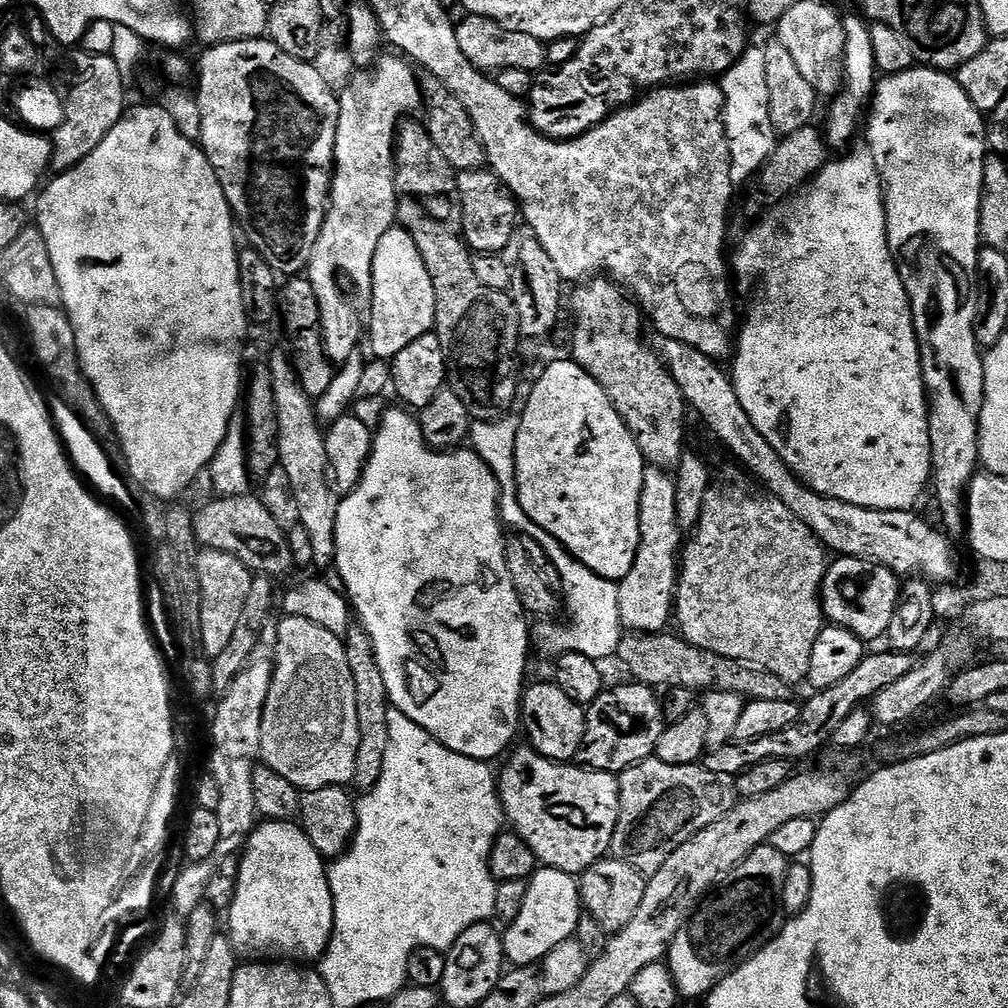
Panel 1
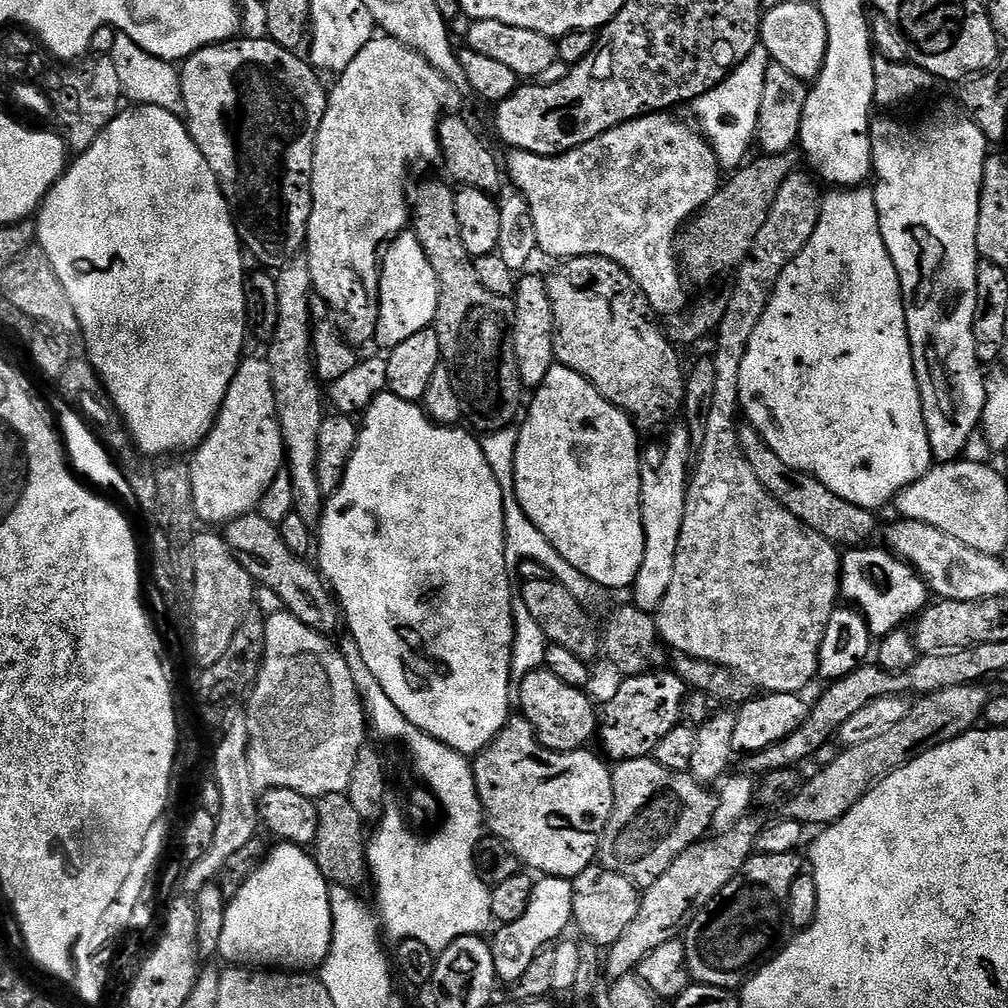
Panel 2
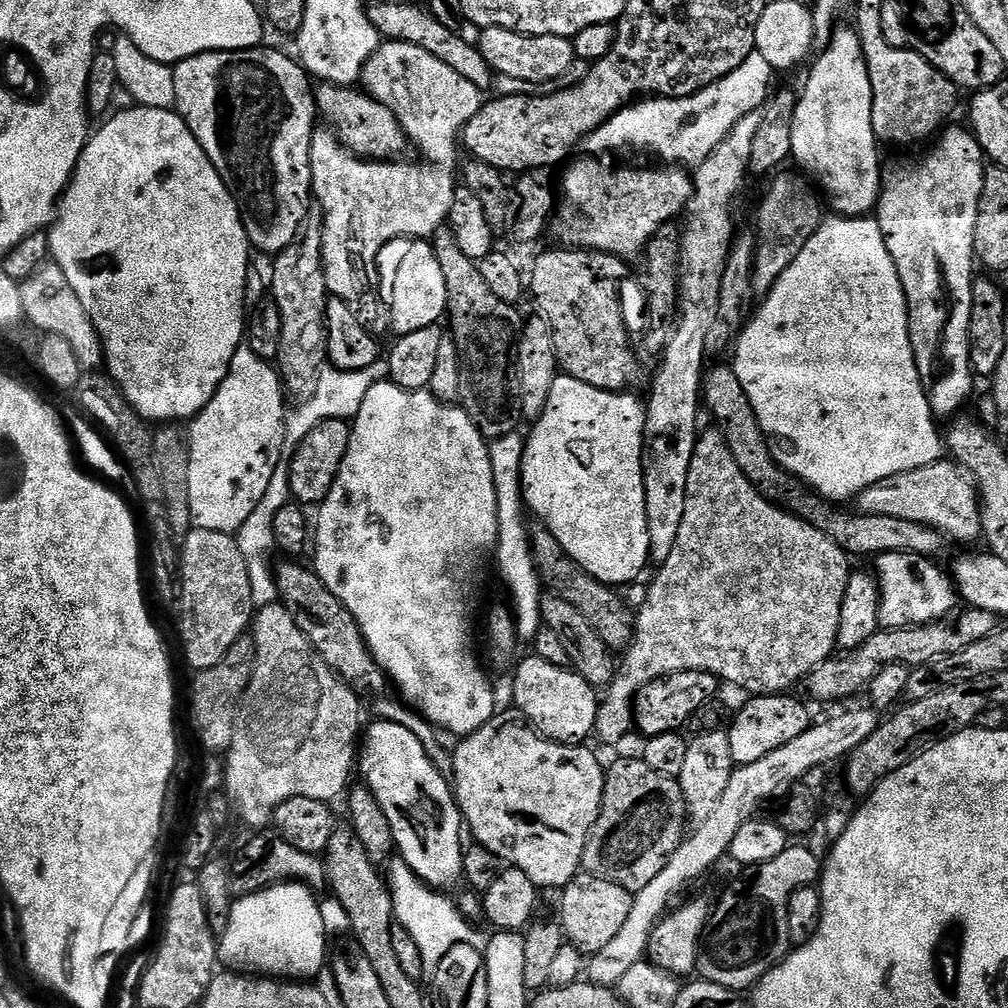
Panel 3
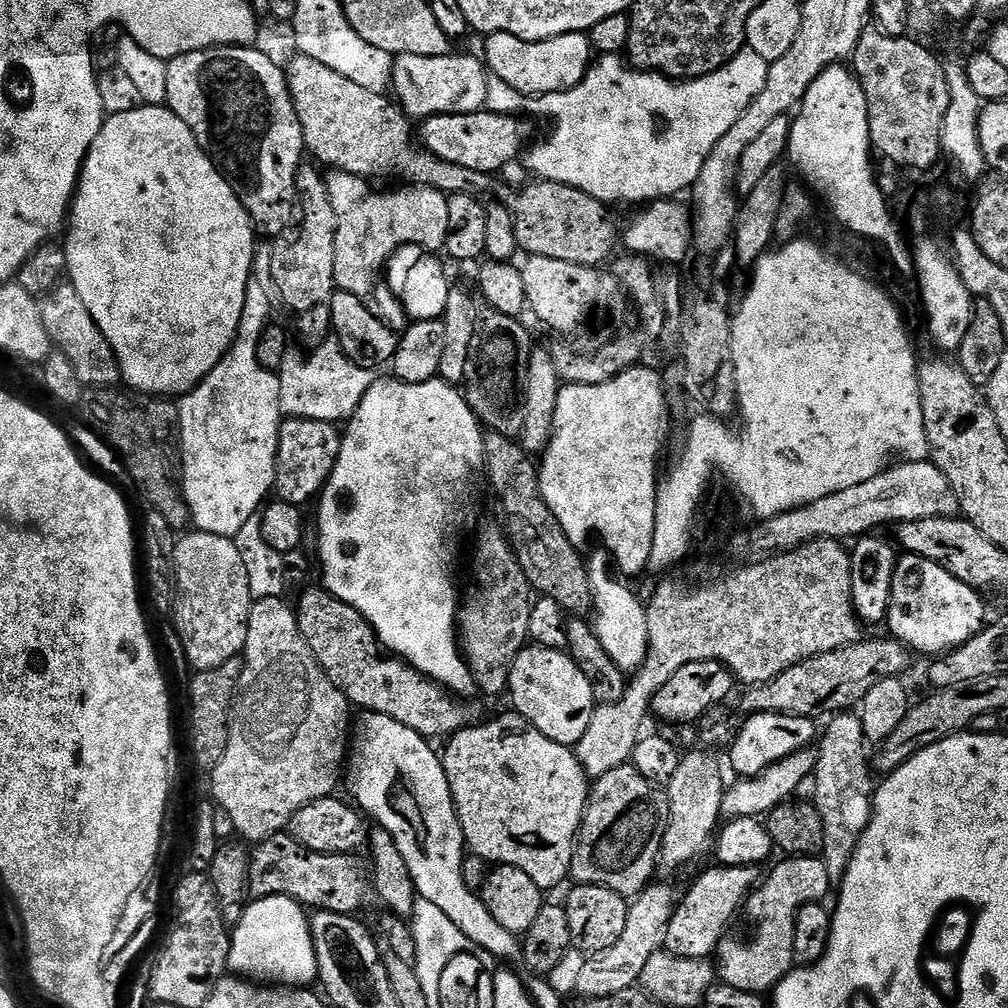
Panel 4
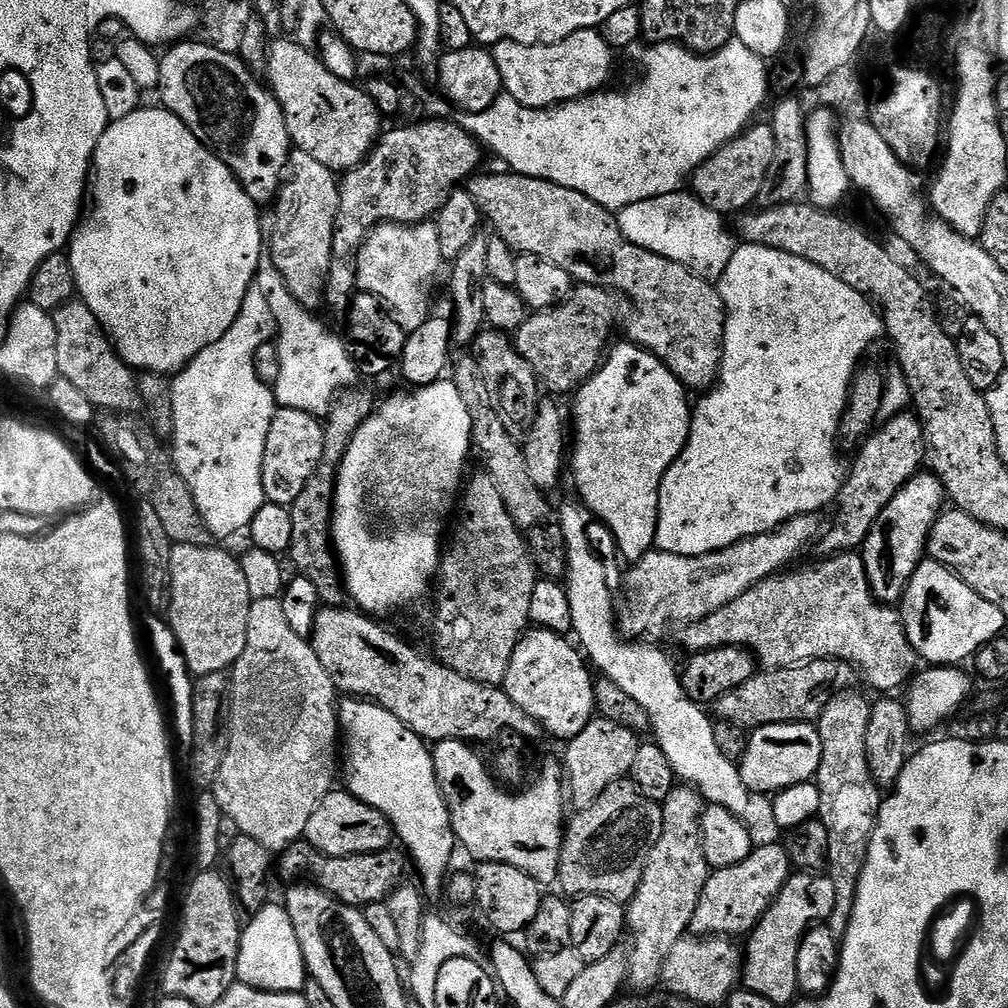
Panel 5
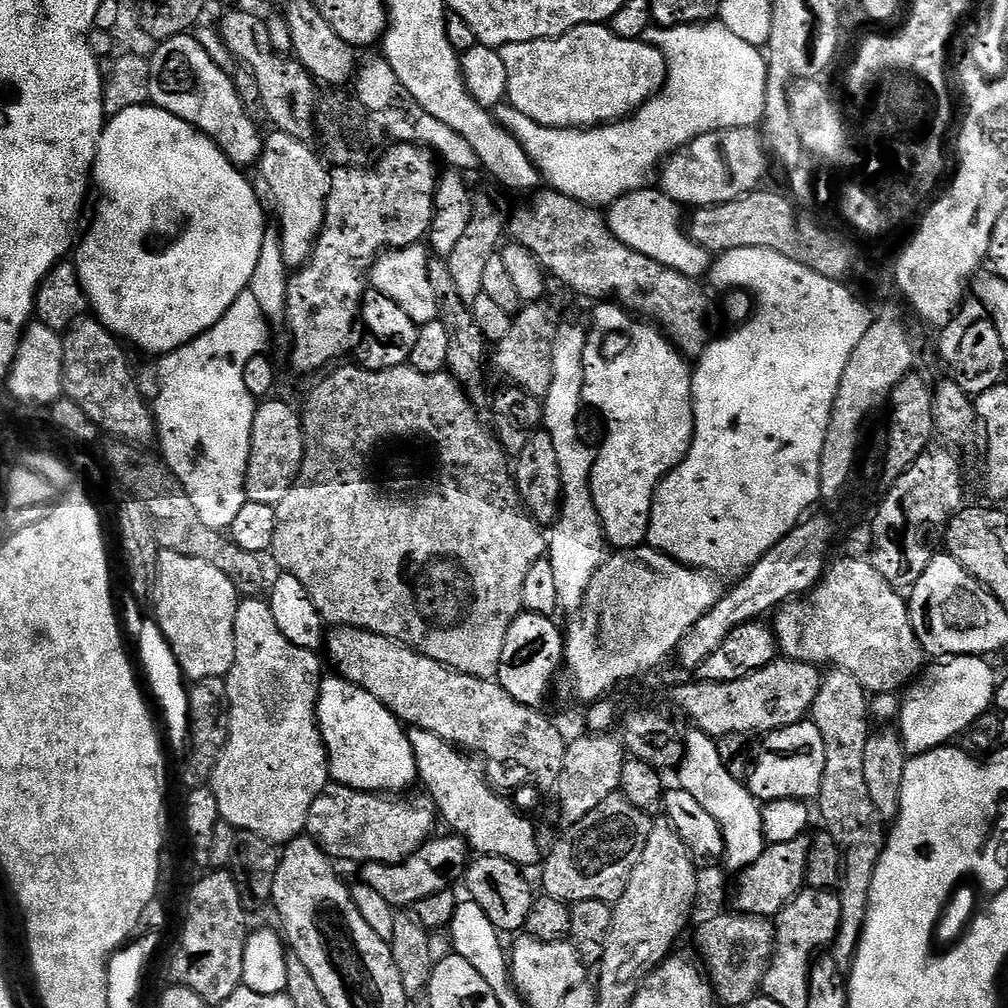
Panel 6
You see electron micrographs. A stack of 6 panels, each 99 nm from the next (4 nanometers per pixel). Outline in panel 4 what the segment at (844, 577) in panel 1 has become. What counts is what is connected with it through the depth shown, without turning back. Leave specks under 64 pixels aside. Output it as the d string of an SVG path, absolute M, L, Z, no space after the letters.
M901 555L896 561L896 573L892 579L892 597L888 607L886 628L900 643L906 645L913 653L935 658L943 653L951 652L959 644L965 644L974 638L985 627L984 604L980 601L981 593L971 588L966 582L954 578L954 574L946 574L942 566L934 566L934 562L926 562L921 556Z

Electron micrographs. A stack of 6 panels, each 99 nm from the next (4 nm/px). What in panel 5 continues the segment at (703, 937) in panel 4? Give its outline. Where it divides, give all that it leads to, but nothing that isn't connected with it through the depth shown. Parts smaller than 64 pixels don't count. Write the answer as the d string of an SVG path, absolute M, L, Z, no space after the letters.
M780 842L764 844L761 848L760 845L753 847L752 853L742 863L715 869L703 886L697 909L694 910L691 935L727 934L736 938L739 932L751 932L766 914L768 907L778 898L782 886L786 886L793 872L788 852Z

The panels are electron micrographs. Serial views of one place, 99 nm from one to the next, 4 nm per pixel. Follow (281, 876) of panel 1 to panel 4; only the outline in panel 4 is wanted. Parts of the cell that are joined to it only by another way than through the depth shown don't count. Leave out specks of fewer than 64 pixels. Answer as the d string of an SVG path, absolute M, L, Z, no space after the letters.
M289 896L253 899L245 907L242 918L231 929L230 935L232 945L228 955L228 966L237 977L247 978L252 982L267 982L272 986L308 986L311 985L311 980L313 983L317 979L316 951L312 941L309 913Z

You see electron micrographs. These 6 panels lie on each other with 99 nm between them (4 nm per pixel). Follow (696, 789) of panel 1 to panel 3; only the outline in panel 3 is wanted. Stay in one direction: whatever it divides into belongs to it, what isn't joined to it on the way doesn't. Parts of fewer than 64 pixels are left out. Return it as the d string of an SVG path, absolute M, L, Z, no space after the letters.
M643 758L616 760L612 765L609 763L604 778L604 805L586 842L583 871L594 878L606 878L633 894L640 892L658 877L683 843L687 824L690 824L688 804L684 800L679 779L650 770Z

